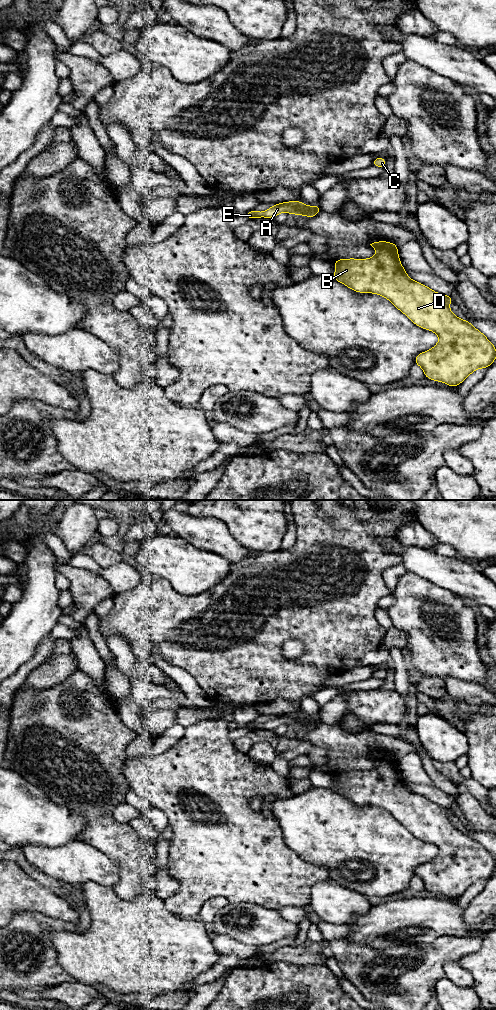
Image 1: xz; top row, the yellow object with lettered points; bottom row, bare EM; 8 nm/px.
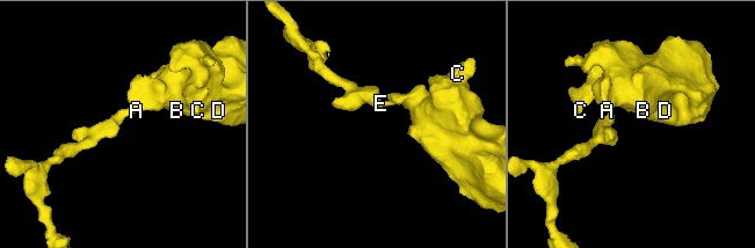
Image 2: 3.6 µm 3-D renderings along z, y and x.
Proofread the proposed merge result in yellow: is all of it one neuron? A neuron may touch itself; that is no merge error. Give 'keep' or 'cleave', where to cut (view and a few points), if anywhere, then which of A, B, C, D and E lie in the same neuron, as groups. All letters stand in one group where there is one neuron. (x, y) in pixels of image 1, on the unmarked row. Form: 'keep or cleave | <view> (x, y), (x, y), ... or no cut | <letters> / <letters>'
keep | no cut | A B C D E

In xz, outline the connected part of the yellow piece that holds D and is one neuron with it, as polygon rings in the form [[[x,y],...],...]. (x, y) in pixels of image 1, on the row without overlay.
[[[377,753],[370,757],[376,762],[374,769],[336,771],[335,786],[331,790],[358,805],[385,809],[415,837],[439,848],[439,854],[432,861],[419,865],[414,871],[414,875],[423,881],[424,888],[456,900],[475,882],[489,880],[496,871],[495,858],[470,834],[453,826],[449,820],[453,810],[410,791],[400,774],[396,756]]]

